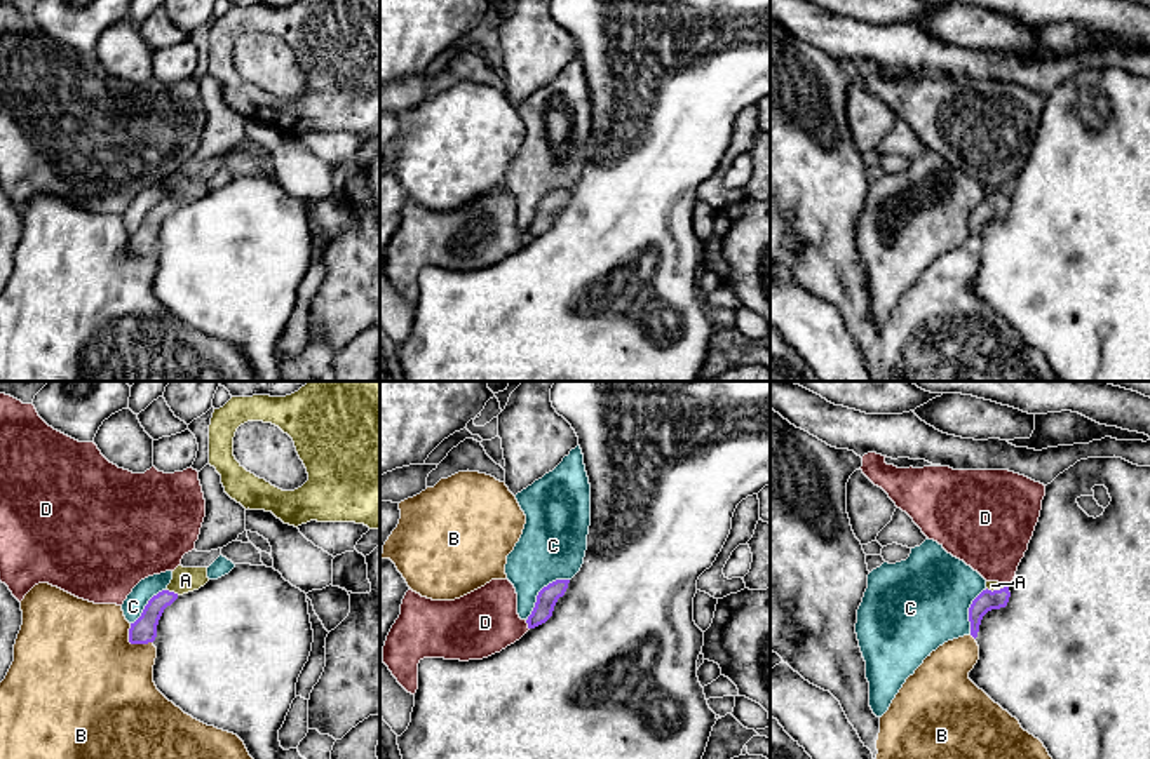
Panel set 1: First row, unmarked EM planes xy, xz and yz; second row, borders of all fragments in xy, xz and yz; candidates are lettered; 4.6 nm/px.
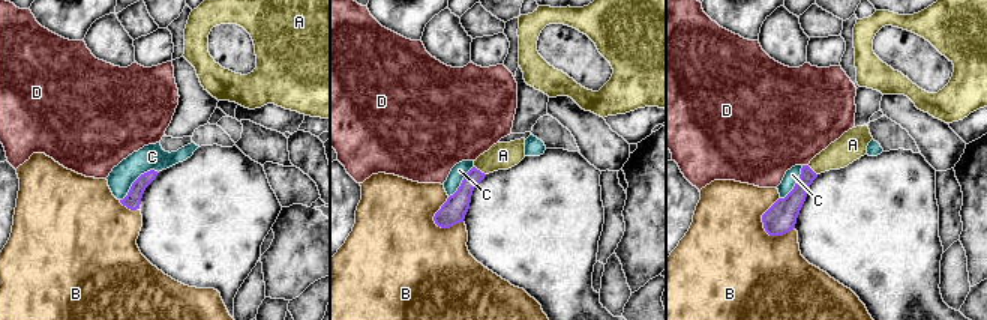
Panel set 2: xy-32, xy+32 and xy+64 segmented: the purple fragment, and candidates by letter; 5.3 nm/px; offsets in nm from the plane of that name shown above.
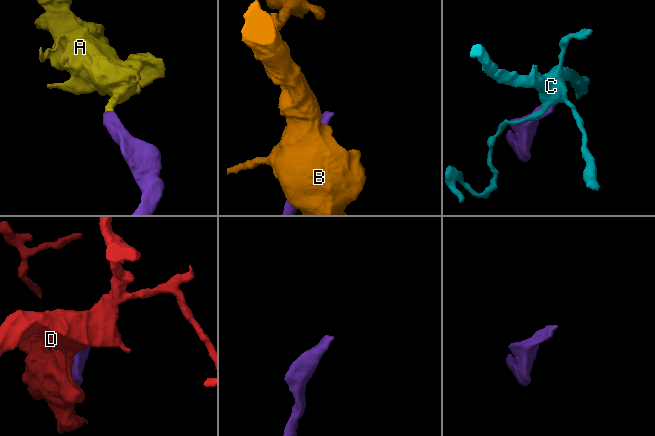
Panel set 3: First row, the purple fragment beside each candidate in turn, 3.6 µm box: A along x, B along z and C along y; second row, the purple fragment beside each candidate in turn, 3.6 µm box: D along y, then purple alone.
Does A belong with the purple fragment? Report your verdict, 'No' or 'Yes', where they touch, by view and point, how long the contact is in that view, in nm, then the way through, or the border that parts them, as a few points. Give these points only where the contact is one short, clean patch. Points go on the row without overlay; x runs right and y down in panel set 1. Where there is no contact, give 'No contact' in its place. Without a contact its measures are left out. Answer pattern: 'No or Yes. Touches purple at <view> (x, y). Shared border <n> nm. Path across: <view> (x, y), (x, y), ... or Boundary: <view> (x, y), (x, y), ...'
Yes. Touches purple at xy (173, 202). Shared border 70 nm. Path across: xy (143, 241), (152, 221), (173, 202), (185, 190)

